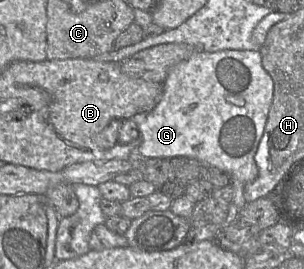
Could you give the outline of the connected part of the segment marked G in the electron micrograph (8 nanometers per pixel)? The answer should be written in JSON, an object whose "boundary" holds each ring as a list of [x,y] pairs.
{"boundary":[[[222,50],[222,51],[217,51],[217,52],[207,52],[207,51],[197,51],[195,52],[190,58],[188,58],[187,60],[181,61],[178,64],[176,64],[175,66],[173,66],[168,74],[167,77],[165,79],[165,81],[163,82],[163,95],[160,99],[160,101],[158,102],[158,104],[148,113],[148,115],[146,115],[146,119],[141,121],[139,119],[136,119],[136,117],[130,121],[130,122],[120,122],[121,124],[134,124],[134,128],[135,130],[137,130],[138,135],[142,134],[142,141],[140,143],[140,145],[137,148],[137,154],[135,156],[139,156],[140,158],[174,158],[174,157],[188,157],[188,158],[193,158],[198,160],[199,162],[203,163],[204,165],[207,166],[211,166],[211,167],[215,167],[218,168],[222,171],[224,171],[225,173],[227,173],[230,176],[230,184],[234,190],[234,197],[233,197],[233,204],[238,207],[238,209],[242,209],[245,205],[246,205],[246,200],[244,198],[244,188],[247,184],[251,183],[252,181],[254,181],[257,176],[258,176],[258,167],[256,165],[256,162],[254,160],[254,156],[256,154],[256,151],[258,149],[258,145],[259,142],[262,138],[262,135],[264,133],[264,129],[265,129],[265,125],[268,119],[268,113],[272,104],[272,100],[273,100],[273,94],[274,94],[274,82],[272,77],[268,74],[268,72],[264,69],[263,65],[262,65],[262,57],[261,54],[259,52],[259,50]]]}

